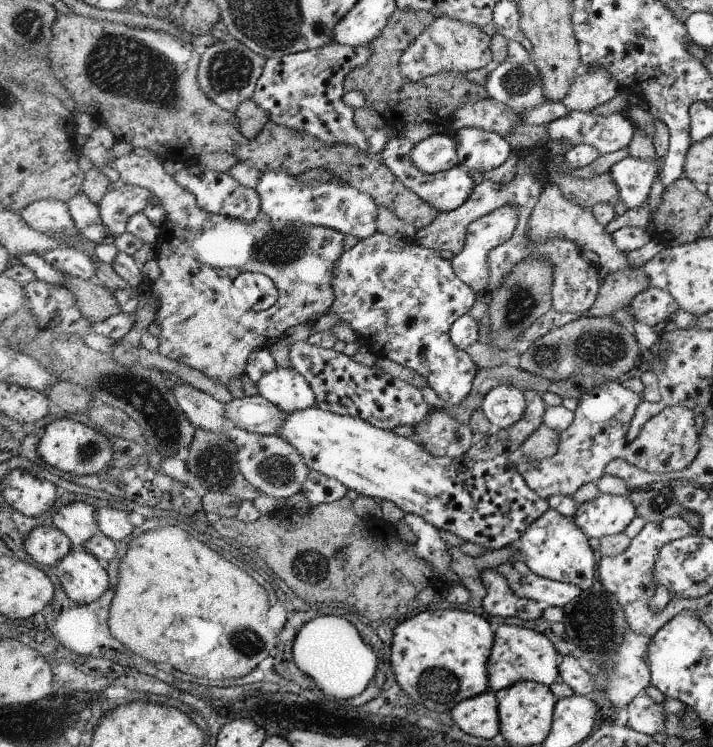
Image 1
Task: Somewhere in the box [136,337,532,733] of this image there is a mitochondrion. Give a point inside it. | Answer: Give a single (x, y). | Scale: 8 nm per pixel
(437, 685)

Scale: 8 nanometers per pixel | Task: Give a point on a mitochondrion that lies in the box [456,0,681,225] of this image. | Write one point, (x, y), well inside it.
(518, 82)

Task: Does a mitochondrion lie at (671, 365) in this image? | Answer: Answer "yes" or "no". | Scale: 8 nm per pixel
no

